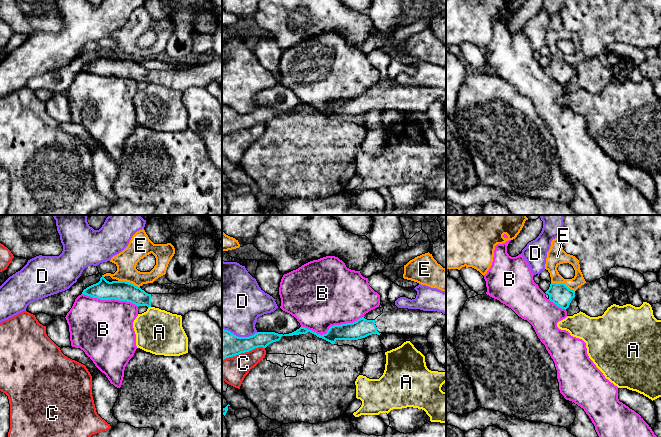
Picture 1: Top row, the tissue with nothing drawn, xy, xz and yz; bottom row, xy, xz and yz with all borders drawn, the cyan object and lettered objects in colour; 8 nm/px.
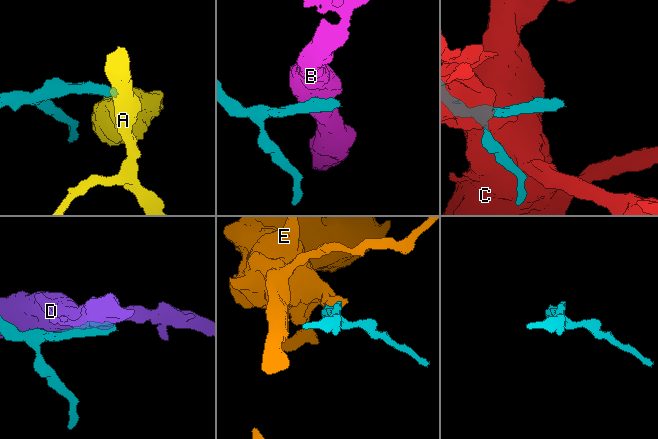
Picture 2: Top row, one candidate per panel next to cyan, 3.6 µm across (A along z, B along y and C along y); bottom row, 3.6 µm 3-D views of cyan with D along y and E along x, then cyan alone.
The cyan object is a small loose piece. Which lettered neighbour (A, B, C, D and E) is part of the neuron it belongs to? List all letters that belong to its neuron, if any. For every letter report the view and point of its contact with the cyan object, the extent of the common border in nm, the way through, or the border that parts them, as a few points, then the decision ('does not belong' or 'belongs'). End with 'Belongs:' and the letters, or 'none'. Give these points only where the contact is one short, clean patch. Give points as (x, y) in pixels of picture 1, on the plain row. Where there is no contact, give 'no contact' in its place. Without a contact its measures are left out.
A: xy (149, 82) | 30 nm | along xy (150, 82), (148, 84) | does not belong
B: xz (331, 102) | 500 nm | does not belong
C: xz (243, 128) | 360 nm | does not belong
D: xz (240, 113) | 280 nm | does not belong
E: yz (563, 59) | 200 nm | does not belong
Belongs: none

